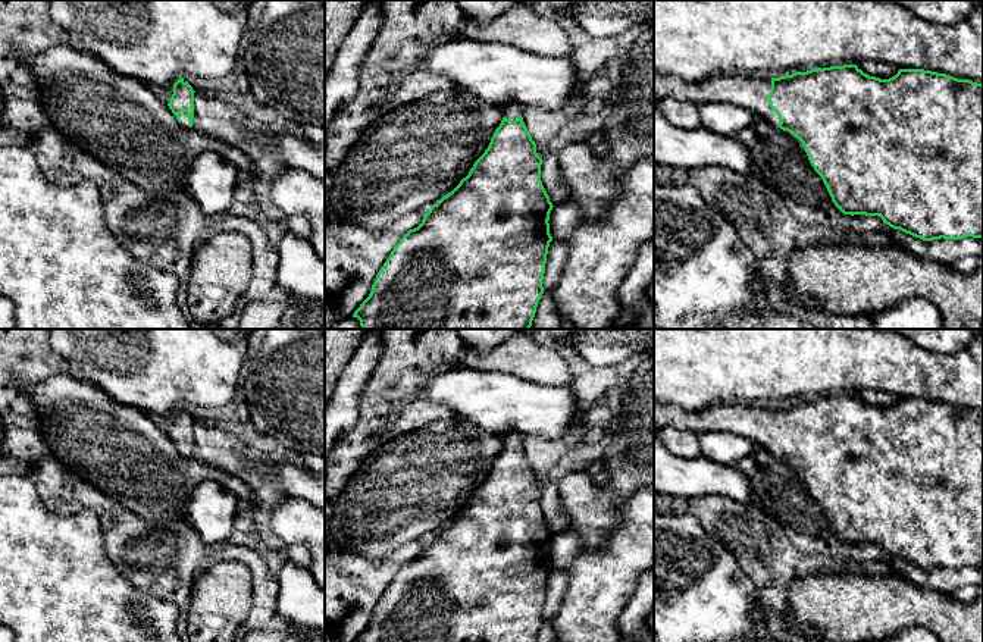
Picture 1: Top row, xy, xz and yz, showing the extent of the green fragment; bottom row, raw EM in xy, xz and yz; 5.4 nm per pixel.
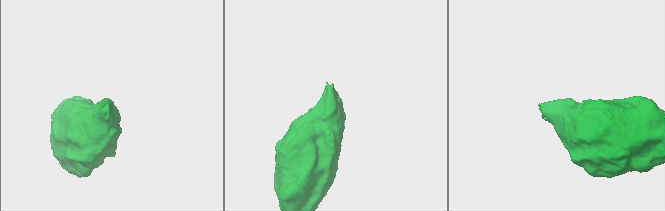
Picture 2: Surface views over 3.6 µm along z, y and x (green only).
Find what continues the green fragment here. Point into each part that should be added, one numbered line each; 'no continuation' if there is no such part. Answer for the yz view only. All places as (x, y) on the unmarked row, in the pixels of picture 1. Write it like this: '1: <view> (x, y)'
1: yz (753, 422)

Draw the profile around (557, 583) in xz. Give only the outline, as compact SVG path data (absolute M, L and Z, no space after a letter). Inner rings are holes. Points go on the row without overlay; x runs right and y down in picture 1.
M552 569L548 576L545 602L542 616L545 620L552 620L564 599L569 586L569 571L563 569Z

